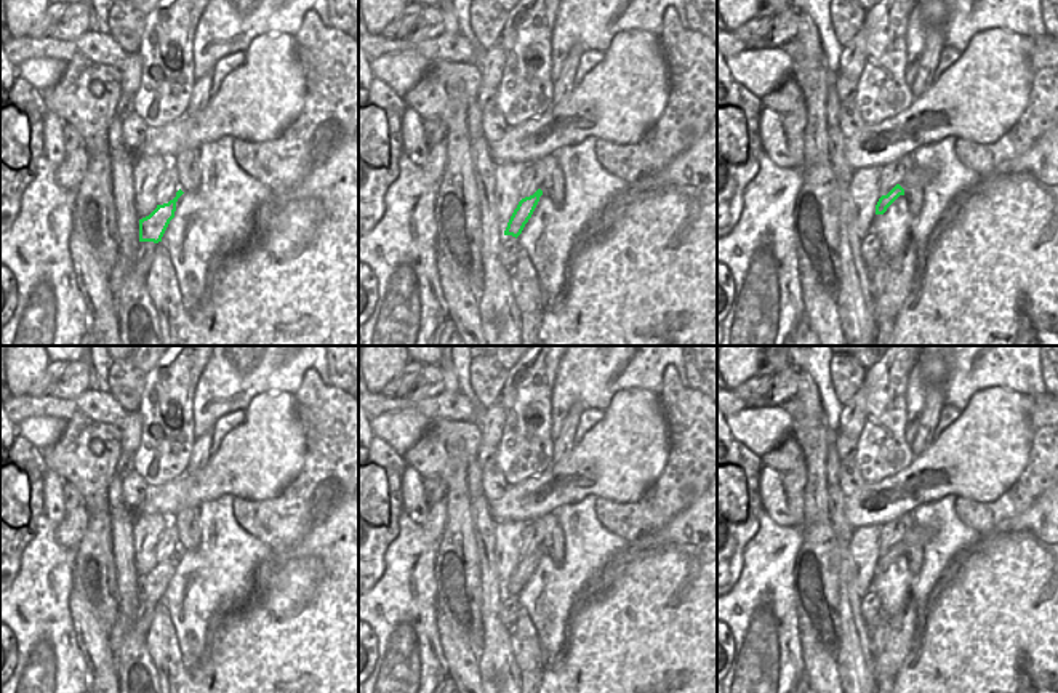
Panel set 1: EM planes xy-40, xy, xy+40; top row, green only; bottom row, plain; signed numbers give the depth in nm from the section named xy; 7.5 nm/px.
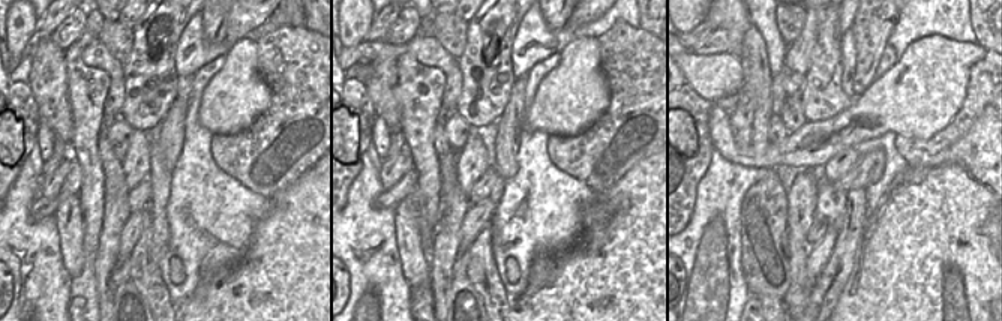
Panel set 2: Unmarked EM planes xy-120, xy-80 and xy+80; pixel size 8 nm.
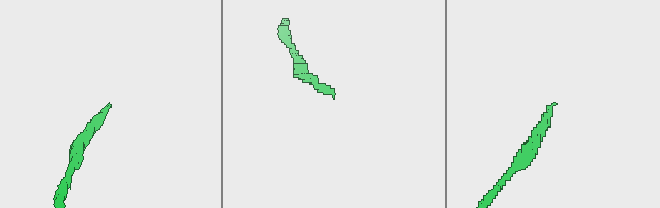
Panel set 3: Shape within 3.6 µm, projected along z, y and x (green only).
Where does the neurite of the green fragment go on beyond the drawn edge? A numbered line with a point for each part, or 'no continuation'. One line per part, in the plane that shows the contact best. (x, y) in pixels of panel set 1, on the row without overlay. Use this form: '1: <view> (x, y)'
1: xy+40 (916, 536)

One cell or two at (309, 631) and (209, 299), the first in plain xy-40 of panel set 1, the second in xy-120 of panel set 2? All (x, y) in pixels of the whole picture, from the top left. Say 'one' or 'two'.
one

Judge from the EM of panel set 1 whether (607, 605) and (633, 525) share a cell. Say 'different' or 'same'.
different

